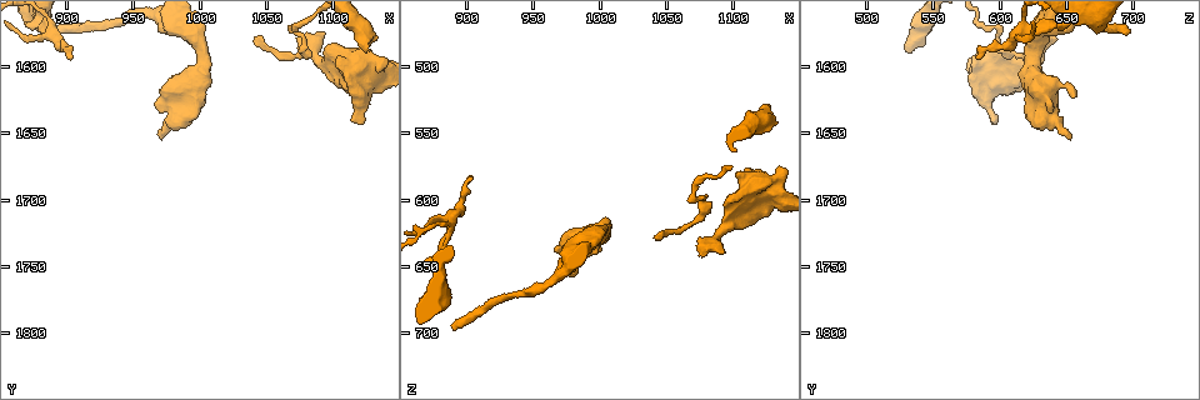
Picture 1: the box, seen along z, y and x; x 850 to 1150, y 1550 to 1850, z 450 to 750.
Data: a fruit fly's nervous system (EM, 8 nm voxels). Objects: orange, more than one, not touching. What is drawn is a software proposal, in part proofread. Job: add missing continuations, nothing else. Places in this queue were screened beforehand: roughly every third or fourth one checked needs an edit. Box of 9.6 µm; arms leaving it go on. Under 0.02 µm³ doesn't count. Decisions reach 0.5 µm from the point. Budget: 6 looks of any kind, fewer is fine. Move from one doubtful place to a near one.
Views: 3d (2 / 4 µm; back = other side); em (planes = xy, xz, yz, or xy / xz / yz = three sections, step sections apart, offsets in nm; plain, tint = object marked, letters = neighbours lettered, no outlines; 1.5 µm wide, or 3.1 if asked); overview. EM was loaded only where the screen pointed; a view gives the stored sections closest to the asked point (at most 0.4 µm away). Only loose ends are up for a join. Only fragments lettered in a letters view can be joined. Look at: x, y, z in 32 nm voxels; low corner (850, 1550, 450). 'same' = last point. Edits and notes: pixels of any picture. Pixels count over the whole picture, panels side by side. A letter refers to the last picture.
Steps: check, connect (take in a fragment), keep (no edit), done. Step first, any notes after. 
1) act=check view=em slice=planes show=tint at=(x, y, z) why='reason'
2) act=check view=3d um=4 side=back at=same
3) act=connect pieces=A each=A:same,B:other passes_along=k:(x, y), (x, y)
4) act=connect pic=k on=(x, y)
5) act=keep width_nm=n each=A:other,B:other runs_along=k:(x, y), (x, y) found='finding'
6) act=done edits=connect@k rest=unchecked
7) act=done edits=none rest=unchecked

act=check view=em slice=xy step=8 show=letters at=(890, 1576, 696)

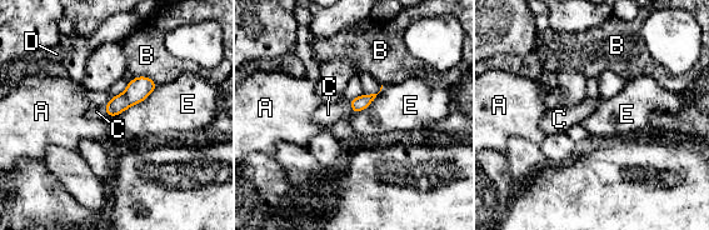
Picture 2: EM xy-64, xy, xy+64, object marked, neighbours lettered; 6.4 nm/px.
act=check view=em slice=planes show=letters at=same

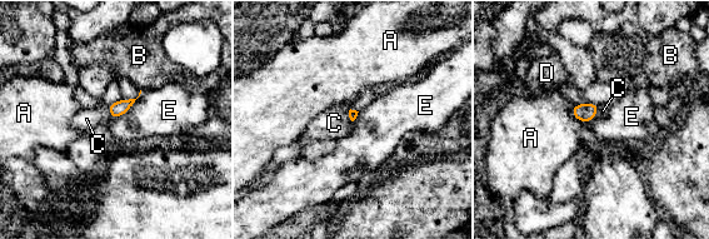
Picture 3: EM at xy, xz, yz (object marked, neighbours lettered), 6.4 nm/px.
act=connect pieces=C each=A:other,B:other,C:same,D:other,E:other passes_along=3:(116, 109), (110, 113), (86, 119) found='it goes on there'

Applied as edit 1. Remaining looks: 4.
act=check view=overview why='redraw'

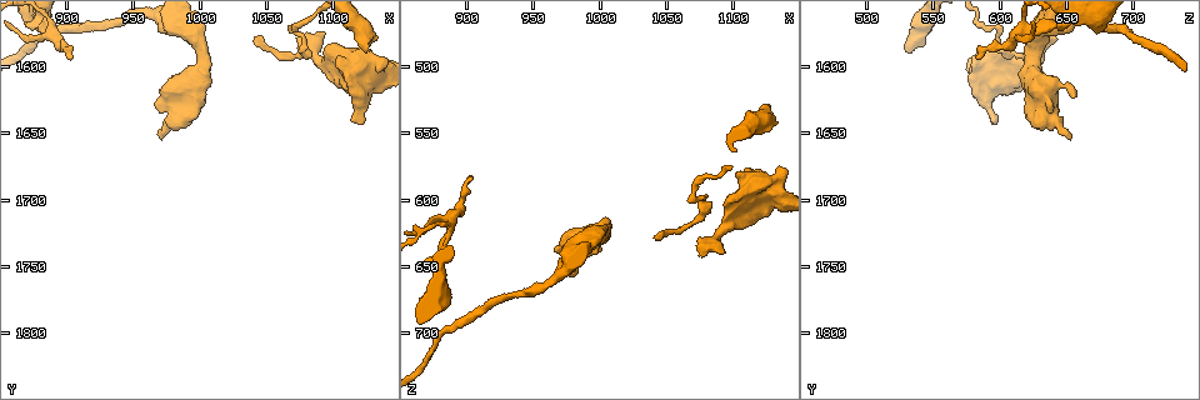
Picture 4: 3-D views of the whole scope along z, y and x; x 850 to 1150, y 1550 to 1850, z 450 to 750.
act=check view=em slice=planes show=letters at=(970, 1654, 652) why='stops while still wide'

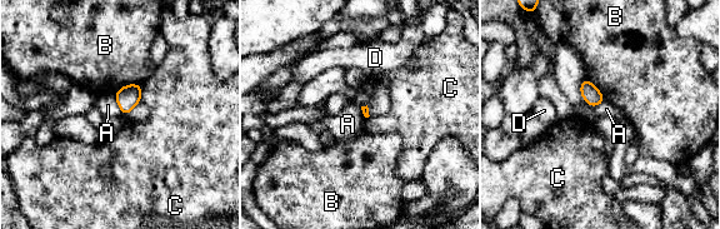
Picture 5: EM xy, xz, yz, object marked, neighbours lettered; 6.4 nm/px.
act=keep each=A:other,B:other,C:other,D:other border=5:(114, 95), (123, 115) found='no lettered fragment goes on from it'

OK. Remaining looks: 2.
act=done edits=connect@3 rest=unchecked

